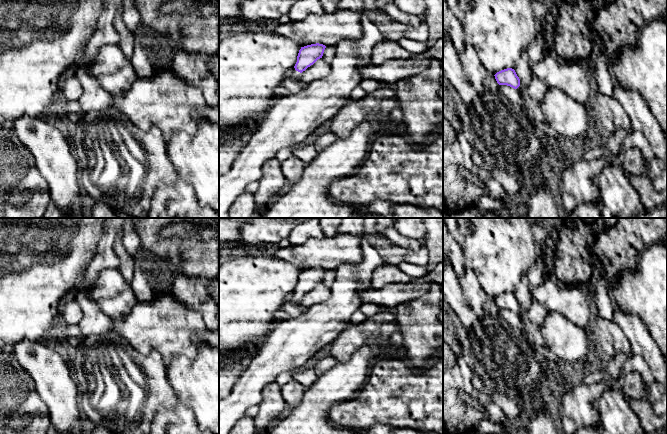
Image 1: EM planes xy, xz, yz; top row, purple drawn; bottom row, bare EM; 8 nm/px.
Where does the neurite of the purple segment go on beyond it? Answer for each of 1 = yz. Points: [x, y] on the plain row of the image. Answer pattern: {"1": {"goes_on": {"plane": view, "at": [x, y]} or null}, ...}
{"1": {"goes_on": null}}

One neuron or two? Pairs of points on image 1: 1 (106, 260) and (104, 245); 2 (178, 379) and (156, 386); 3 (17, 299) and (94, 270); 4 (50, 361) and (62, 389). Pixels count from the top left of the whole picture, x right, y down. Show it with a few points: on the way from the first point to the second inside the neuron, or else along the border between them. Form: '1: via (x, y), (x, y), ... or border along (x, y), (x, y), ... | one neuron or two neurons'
1: via (105, 256), (105, 249) | one neuron
2: border along (166, 364), (168, 385), (178, 398) | two neurons
3: border along (96, 249), (91, 261), (86, 266) | two neurons
4: via (50, 368), (50, 373), (55, 382) | one neuron

